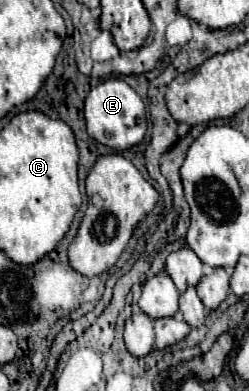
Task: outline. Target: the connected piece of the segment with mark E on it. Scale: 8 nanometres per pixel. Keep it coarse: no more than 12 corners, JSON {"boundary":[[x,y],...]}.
{"boundary":[[121,79],[85,97],[89,137],[129,149],[145,137],[141,97]]}

